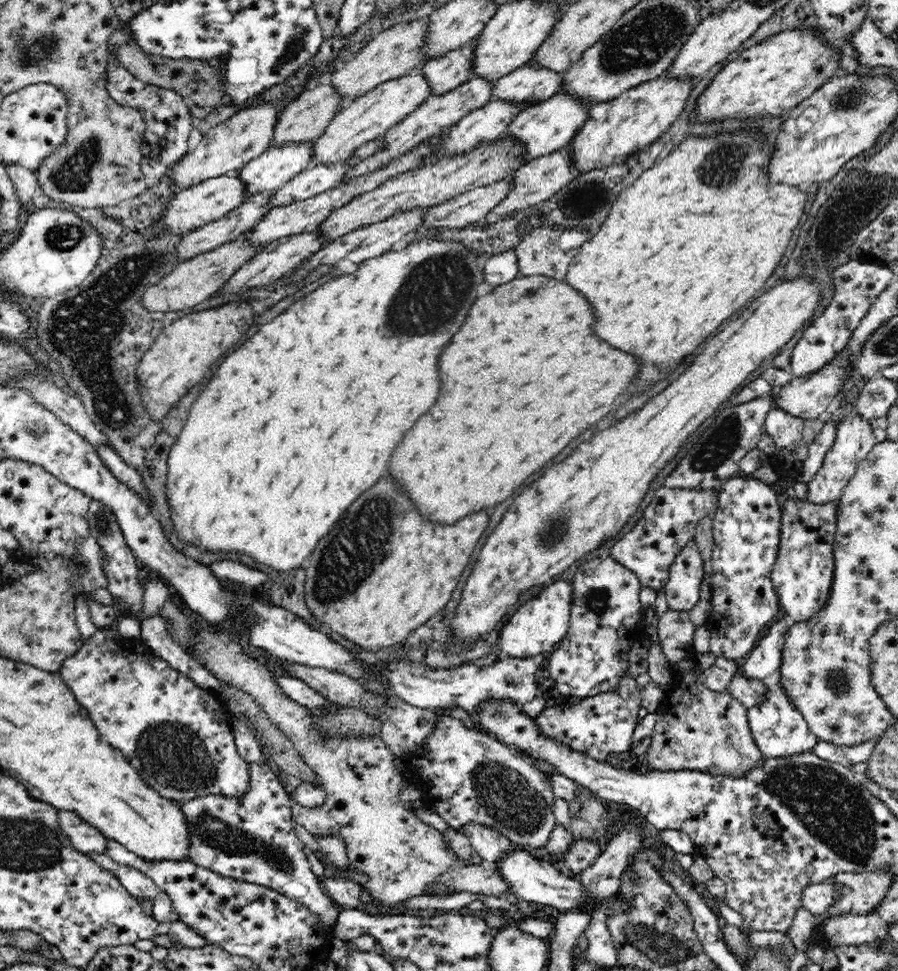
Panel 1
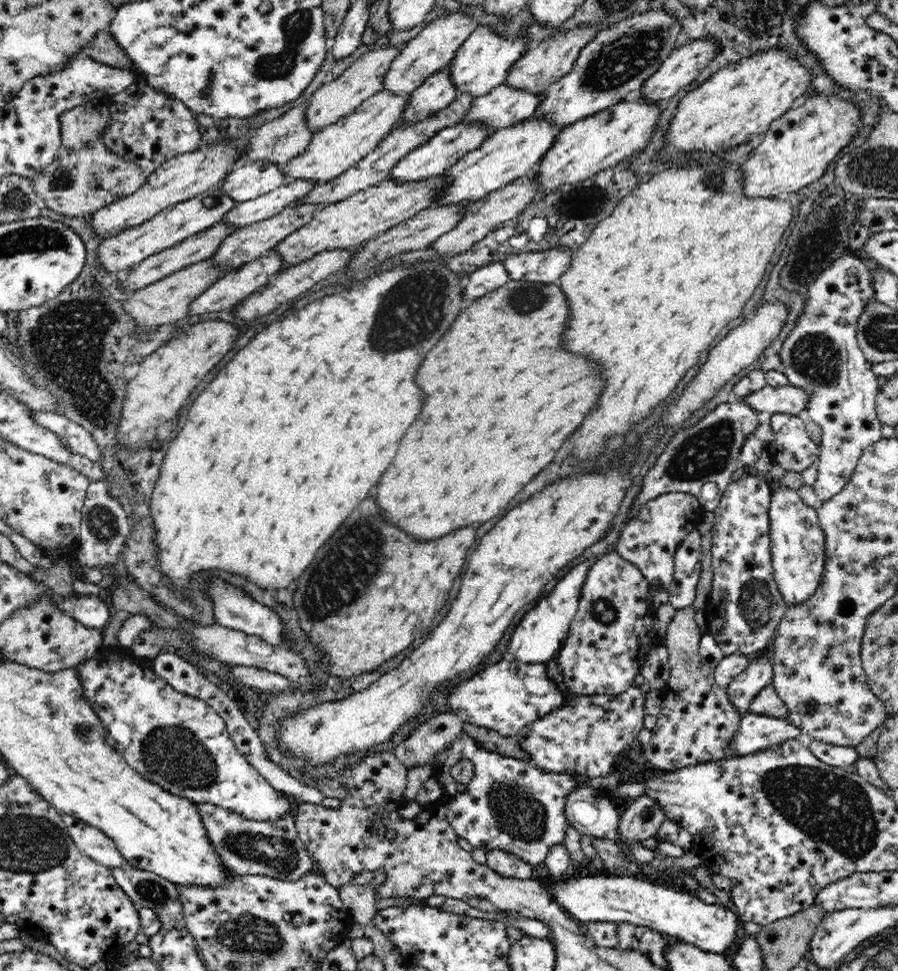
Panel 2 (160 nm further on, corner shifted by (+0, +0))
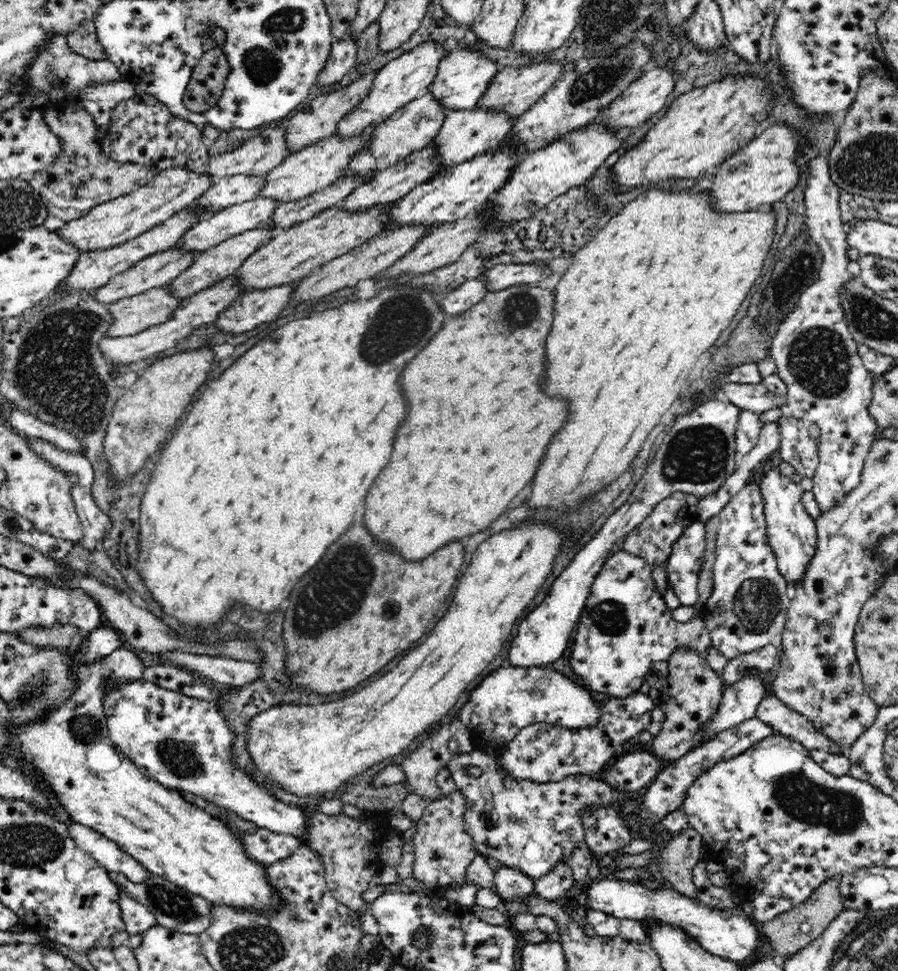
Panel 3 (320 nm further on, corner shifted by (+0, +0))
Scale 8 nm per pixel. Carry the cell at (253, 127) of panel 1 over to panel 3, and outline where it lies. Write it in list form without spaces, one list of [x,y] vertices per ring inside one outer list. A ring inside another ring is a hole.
[[[171,167],[154,175],[150,183],[108,202],[90,209],[82,218],[65,222],[57,234],[62,235],[82,252],[102,250],[106,247],[118,246],[128,239],[144,234],[164,219],[170,218],[175,211],[188,207],[211,187],[210,176],[190,172],[191,168]]]

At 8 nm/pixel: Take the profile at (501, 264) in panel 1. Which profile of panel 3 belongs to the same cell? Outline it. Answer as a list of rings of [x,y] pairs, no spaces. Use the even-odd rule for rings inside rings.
[[[482,274],[444,294],[442,302],[440,302],[440,308],[444,314],[460,314],[460,312],[464,312],[470,306],[480,302],[486,293],[485,278]]]

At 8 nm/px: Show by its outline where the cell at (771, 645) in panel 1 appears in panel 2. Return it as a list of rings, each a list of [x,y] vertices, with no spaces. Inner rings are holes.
[[[758,658],[751,662],[740,674],[737,674],[728,685],[726,692],[729,694],[734,706],[740,711],[742,718],[748,713],[748,706],[754,696],[773,682],[772,664],[768,658]]]

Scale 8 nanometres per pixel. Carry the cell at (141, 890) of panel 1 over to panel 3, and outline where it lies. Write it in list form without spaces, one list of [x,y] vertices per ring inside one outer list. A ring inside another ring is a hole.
[[[112,872],[110,878],[114,878],[114,882],[122,891],[126,891],[130,897],[146,905],[152,911],[152,914],[154,914],[156,922],[170,930],[178,930],[184,934],[198,935],[211,922],[209,916],[211,902],[208,902],[201,896],[192,894],[192,892],[188,892],[184,888],[176,886],[176,884],[172,884],[172,882],[161,876],[149,873],[146,882],[130,882],[123,874]]]

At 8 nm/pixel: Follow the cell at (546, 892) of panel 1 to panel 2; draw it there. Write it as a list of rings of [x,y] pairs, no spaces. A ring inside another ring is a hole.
[[[580,873],[580,880],[566,880],[556,884],[546,884],[548,893],[563,912],[582,922],[634,923],[645,926],[665,935],[672,936],[688,945],[694,945],[709,953],[724,954],[731,952],[738,942],[742,921],[733,907],[719,902],[707,904],[692,890],[675,891],[652,879],[643,880],[640,875],[595,876]]]

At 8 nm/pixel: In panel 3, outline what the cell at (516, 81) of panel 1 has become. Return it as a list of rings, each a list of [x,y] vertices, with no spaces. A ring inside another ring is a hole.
[[[478,106],[467,110],[452,110],[445,114],[445,121],[435,136],[438,143],[438,157],[440,157],[440,171],[454,167],[456,163],[466,162],[476,154],[498,147],[503,138],[512,132],[516,117],[505,110],[495,108],[480,108]]]

